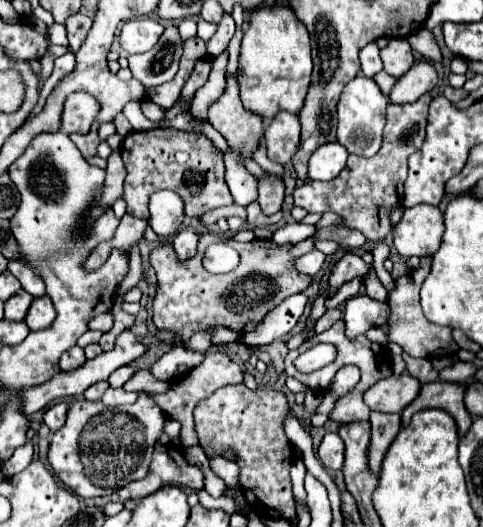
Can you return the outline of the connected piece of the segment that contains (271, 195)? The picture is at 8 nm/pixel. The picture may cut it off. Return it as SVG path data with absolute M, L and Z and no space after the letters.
M265 173L265 177L259 179L259 205L265 215L273 215L281 209L285 195L285 185L281 177Z

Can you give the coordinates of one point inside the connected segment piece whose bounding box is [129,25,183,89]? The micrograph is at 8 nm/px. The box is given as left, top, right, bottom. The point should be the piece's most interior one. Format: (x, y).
(160, 64)

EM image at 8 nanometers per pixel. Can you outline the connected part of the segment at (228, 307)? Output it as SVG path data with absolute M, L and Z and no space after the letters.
M319 219L315 223L317 233L315 237L309 237L297 245L275 245L273 241L253 239L247 243L239 243L235 239L229 239L231 247L239 253L241 261L239 265L229 273L211 275L203 267L203 255L207 245L213 243L211 233L203 233L199 239L199 251L193 259L179 263L177 253L171 245L155 247L151 253L151 265L157 273L157 295L153 301L153 323L157 329L173 331L183 341L189 341L191 335L197 331L205 331L207 327L227 327L235 333L249 333L253 331L265 313L273 311L285 297L293 293L301 293L311 285L311 277L305 277L297 273L293 267L293 259L299 255L305 255L315 249L315 239L325 239L319 231L319 227L325 225L325 219Z

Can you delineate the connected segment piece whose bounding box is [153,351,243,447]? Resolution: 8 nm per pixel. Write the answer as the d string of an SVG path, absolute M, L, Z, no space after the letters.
M209 351L205 355L203 363L193 367L183 379L179 379L177 385L171 391L167 391L165 395L153 395L153 397L155 397L157 405L163 409L163 413L167 417L173 417L173 419L181 421L181 425L183 425L183 429L181 429L181 443L183 443L183 447L191 447L191 445L197 445L197 435L195 435L195 429L193 429L193 409L195 409L195 405L201 399L209 397L209 393L217 391L219 387L225 387L229 383L241 383L241 381L243 381L243 371L227 353Z

